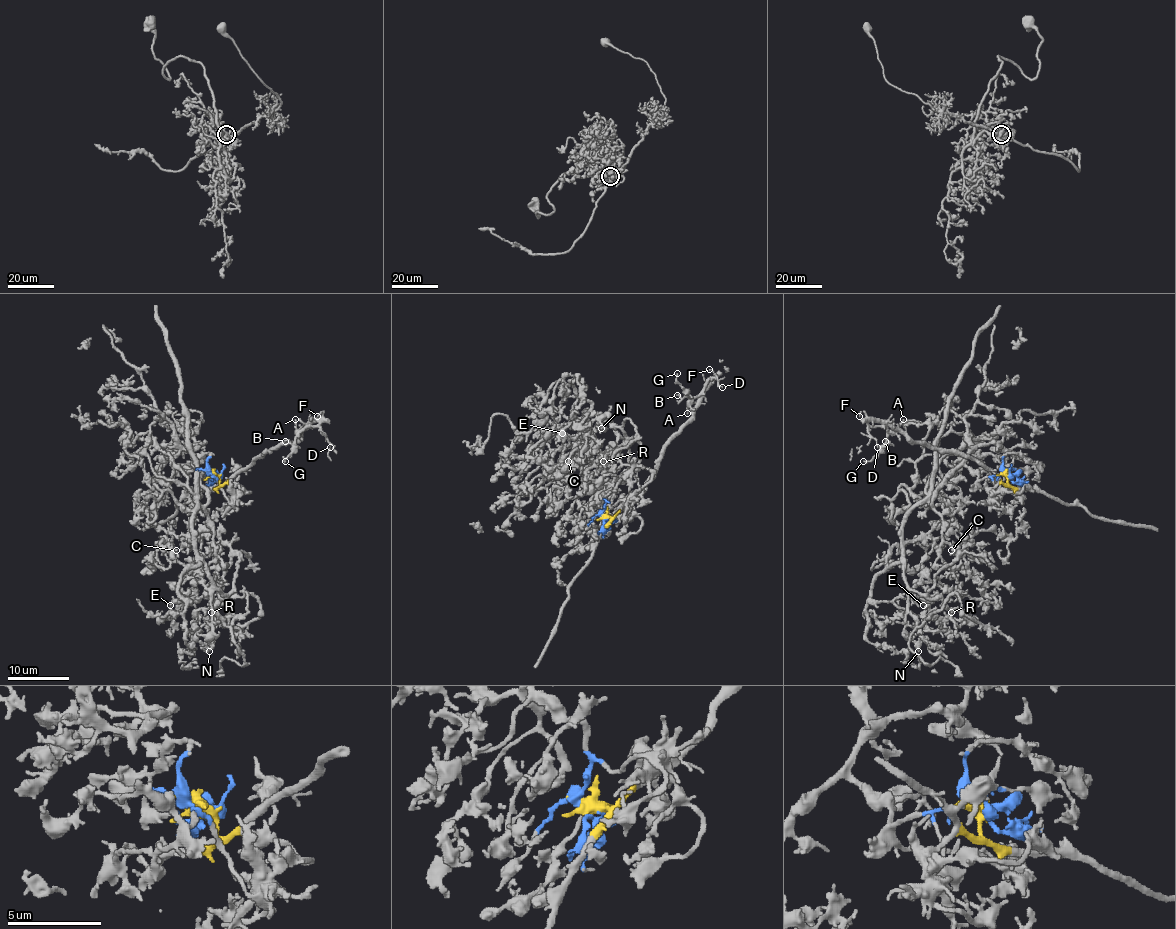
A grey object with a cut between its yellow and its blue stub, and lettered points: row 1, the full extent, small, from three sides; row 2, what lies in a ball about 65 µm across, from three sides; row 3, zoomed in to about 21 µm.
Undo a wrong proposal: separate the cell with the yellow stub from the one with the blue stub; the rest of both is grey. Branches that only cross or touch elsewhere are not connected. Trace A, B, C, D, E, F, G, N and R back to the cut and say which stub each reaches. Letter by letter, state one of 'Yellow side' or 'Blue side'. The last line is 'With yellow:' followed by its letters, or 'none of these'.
A: Yellow side
B: Yellow side
C: Blue side
D: Yellow side
E: Blue side
F: Yellow side
G: Yellow side
N: Blue side
R: Blue side
With yellow: A, B, D, F, G

